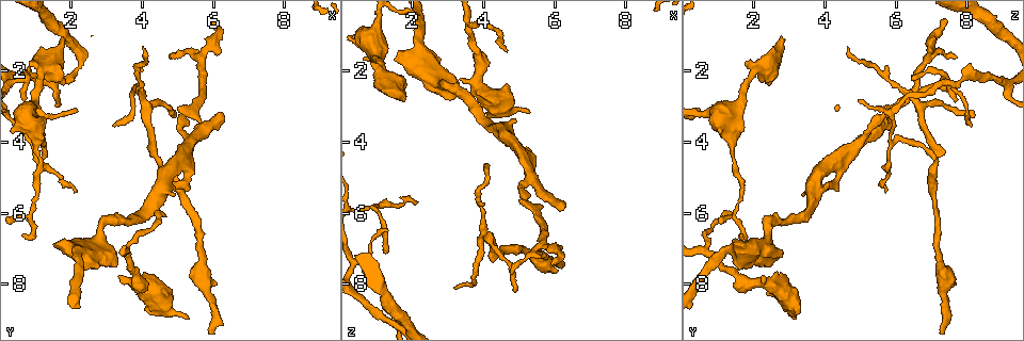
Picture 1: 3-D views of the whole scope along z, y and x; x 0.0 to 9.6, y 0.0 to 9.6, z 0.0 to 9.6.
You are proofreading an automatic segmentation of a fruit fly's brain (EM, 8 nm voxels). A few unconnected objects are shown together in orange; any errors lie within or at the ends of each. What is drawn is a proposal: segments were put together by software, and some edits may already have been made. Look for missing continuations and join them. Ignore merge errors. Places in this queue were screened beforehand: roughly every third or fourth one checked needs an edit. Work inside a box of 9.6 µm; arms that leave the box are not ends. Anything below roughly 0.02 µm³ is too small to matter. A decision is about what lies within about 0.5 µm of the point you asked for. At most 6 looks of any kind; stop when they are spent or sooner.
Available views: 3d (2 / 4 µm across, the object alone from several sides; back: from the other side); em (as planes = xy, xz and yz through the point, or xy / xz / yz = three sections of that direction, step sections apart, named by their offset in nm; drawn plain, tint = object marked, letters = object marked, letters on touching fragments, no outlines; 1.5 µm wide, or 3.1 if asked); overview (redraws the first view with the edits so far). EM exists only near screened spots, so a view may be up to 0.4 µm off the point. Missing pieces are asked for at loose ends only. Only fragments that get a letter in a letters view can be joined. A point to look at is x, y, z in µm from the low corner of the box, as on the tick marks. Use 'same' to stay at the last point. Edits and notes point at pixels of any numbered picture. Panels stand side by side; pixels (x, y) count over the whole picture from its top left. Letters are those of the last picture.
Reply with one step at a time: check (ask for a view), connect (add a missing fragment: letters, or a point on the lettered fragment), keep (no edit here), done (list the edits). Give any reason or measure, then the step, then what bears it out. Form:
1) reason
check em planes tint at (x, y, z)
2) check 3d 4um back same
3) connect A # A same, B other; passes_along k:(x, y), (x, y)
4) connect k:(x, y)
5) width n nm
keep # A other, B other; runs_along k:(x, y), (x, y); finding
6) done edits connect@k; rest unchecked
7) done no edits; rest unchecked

an open end
check 3d 4um back at (4.00, 1.35, 4.70)

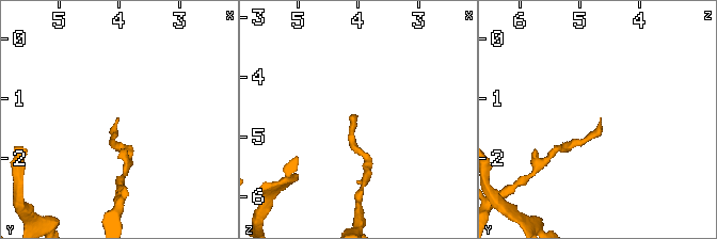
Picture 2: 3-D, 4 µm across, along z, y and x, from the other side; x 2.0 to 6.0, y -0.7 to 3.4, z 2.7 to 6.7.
check em planes letters at (4.05, 1.30, 4.65)

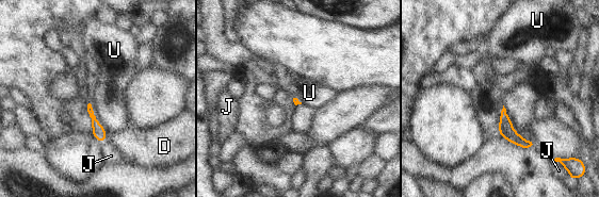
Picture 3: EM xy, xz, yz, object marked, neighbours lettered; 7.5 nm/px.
keep # D other, J other, U other; runs_along 3:(503, 113), (505, 128), (528, 144); no lettered fragment goes on from it

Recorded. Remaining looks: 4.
an open end
check em planes plain at (1.80, 1.05, 2.80)

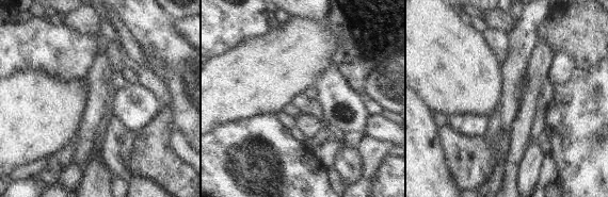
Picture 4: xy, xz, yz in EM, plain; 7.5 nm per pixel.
what lies round it
check em planes letters same

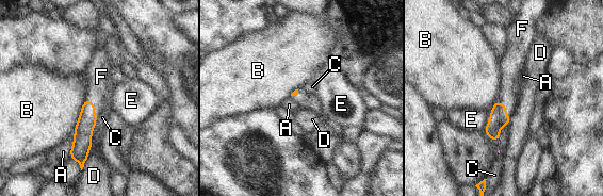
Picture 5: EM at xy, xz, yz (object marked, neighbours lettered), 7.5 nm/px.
connect F # A other, B other, C other, D other, E other, F same; passes_along 5:(499, 117), (505, 108), (510, 76); the neuron continues

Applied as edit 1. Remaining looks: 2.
branch stops here
check 3d 4um at (1.35, 2.20, 6.45)

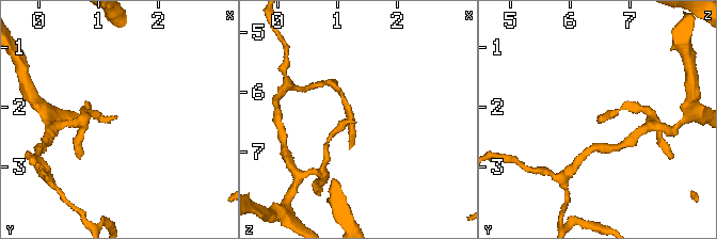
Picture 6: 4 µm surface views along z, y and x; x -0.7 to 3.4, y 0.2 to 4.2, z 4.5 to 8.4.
need the tissue
check em planes letters at (1.30, 2.15, 6.50)

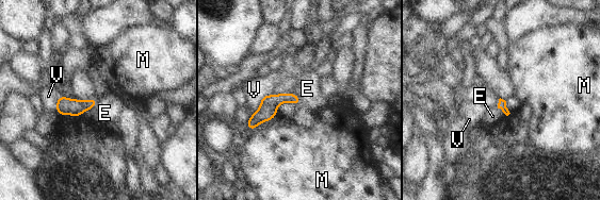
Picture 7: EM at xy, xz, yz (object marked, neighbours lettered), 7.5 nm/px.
keep # E other, M other, V other; runs_along 7:(297, 100), (276, 99), (249, 124); no lettered fragment goes on from it

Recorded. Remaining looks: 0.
done edits connect@5; rest unchecked

